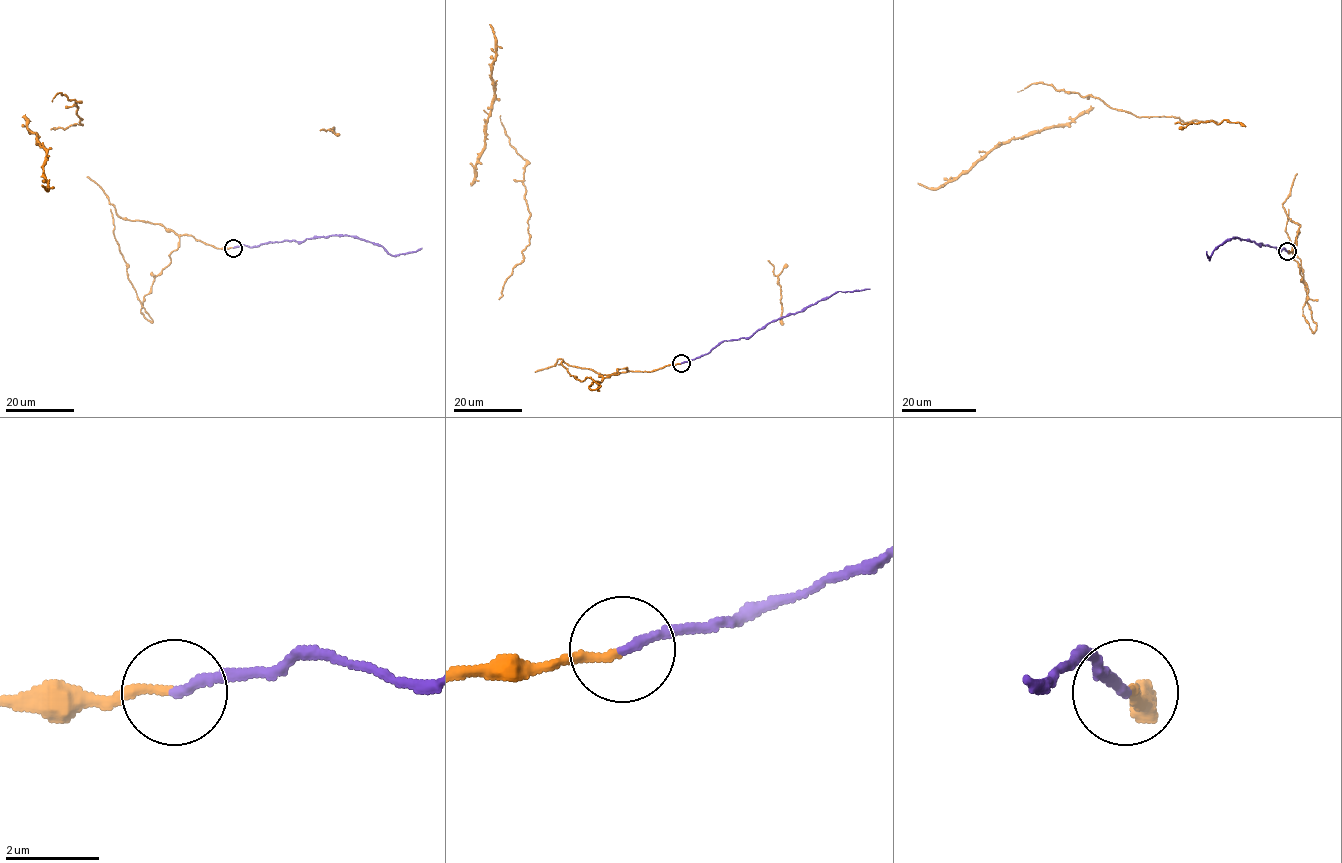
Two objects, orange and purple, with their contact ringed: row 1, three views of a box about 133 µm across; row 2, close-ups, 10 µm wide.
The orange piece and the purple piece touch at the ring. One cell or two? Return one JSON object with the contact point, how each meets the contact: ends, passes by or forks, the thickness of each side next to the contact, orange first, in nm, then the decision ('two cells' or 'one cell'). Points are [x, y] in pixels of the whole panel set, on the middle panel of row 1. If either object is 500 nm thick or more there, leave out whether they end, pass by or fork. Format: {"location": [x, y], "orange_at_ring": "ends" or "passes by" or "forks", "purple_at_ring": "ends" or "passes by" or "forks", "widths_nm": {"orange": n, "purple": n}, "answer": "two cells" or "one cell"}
{"location": [681, 363], "orange_at_ring": "ends", "purple_at_ring": "ends", "widths_nm": {"orange": 200, "purple": 200}, "answer": "one cell"}

